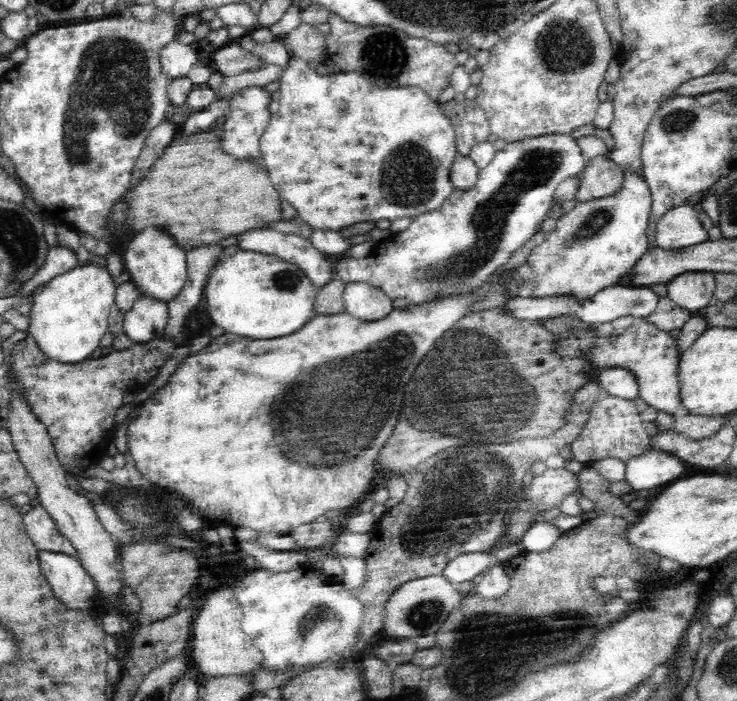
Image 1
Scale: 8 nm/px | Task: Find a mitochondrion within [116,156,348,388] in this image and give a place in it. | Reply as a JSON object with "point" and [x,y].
{"point":[287,279]}

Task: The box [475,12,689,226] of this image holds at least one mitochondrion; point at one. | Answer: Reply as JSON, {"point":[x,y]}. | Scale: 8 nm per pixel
{"point":[565,46]}

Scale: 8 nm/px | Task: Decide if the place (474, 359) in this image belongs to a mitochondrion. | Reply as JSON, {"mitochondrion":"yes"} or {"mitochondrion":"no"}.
{"mitochondrion":"yes"}

